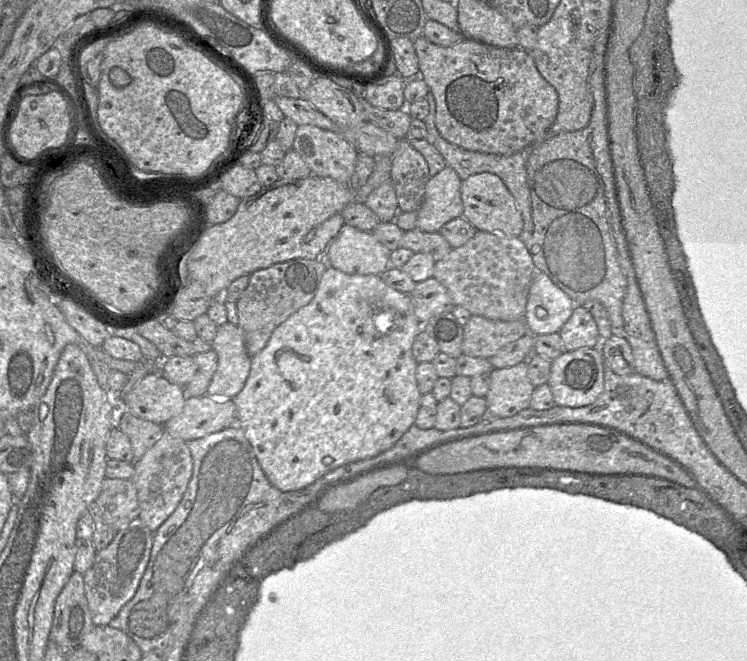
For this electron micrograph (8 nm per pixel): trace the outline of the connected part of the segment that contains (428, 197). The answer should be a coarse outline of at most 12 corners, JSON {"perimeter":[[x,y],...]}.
{"perimeter":[[430,177],[416,229],[439,232],[462,216],[460,177]]}

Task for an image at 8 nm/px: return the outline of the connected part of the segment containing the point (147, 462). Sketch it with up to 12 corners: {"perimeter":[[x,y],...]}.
{"perimeter":[[163,430],[135,460],[138,517],[154,533],[193,470],[184,440]]}

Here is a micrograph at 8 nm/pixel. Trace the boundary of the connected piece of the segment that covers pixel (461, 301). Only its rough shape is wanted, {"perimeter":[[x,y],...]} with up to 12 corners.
{"perimeter":[[476,231],[436,261],[454,305],[524,319],[536,273],[519,237]]}

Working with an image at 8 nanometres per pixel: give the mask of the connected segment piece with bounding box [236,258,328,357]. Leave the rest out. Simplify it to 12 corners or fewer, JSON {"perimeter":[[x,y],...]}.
{"perimeter":[[323,258],[250,274],[236,302],[250,357],[311,301]]}

